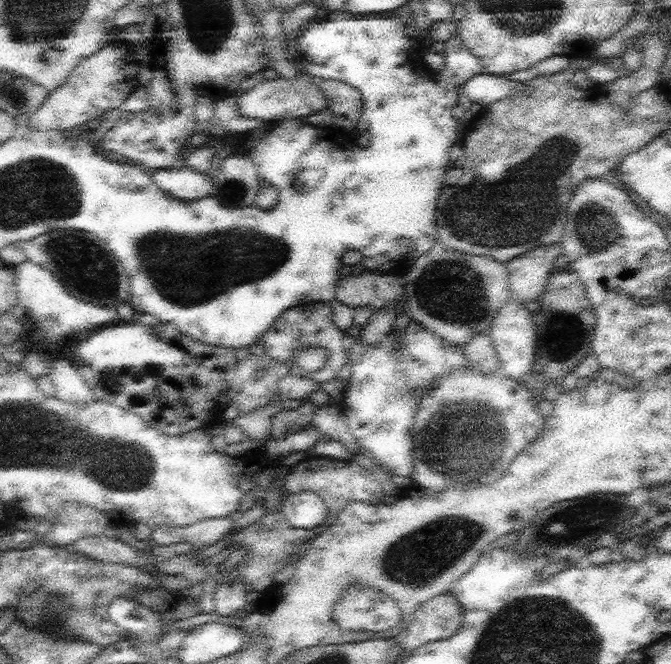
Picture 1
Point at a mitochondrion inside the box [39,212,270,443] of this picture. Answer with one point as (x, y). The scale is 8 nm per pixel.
(80, 262)

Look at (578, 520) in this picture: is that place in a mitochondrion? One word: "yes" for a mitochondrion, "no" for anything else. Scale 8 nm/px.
yes

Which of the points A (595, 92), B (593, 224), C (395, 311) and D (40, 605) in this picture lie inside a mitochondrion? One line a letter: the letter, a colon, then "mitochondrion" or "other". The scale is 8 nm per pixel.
A: other
B: mitochondrion
C: other
D: mitochondrion

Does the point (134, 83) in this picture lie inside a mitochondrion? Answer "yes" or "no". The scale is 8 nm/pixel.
no

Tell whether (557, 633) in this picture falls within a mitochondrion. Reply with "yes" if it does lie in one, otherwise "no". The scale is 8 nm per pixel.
yes

